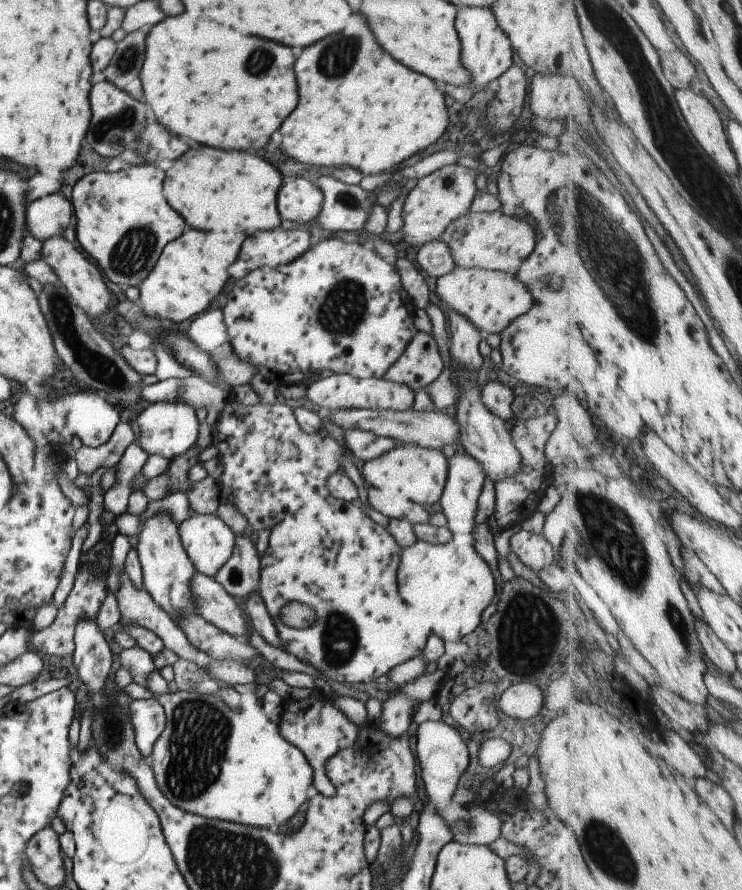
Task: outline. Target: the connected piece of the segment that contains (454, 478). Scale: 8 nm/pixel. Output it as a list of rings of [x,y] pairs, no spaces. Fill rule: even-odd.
[[[465,452],[462,454],[454,453],[447,461],[446,481],[439,497],[439,504],[442,513],[446,518],[446,527],[453,534],[453,542],[457,546],[471,546],[471,530],[476,525],[473,523],[475,514],[476,500],[481,490],[484,474],[478,460]]]

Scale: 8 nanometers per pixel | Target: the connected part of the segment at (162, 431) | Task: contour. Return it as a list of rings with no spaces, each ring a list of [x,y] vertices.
[[[185,401],[148,403],[146,407],[139,409],[136,421],[139,430],[138,445],[147,455],[155,454],[171,460],[177,455],[183,455],[197,440],[199,422],[196,412]]]

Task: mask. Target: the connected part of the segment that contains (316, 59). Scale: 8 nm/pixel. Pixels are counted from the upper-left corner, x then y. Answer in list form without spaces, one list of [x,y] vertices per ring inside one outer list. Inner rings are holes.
[[[353,14],[353,22],[345,32],[327,36],[309,48],[303,48],[295,60],[295,78],[299,102],[293,112],[283,120],[279,148],[293,160],[325,166],[351,166],[363,174],[385,172],[413,154],[420,153],[433,144],[447,128],[448,118],[443,94],[435,88],[435,82],[401,66],[387,52],[379,48],[373,34],[361,14]]]

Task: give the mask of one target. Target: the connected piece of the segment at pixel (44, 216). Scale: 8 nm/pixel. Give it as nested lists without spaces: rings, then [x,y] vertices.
[[[53,192],[26,204],[25,222],[28,234],[35,240],[61,235],[71,222],[71,206],[61,194]]]

